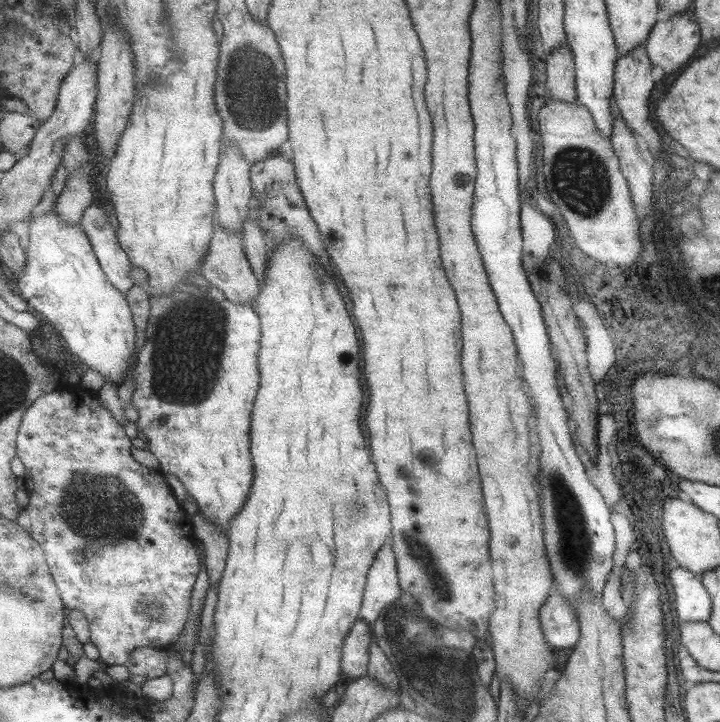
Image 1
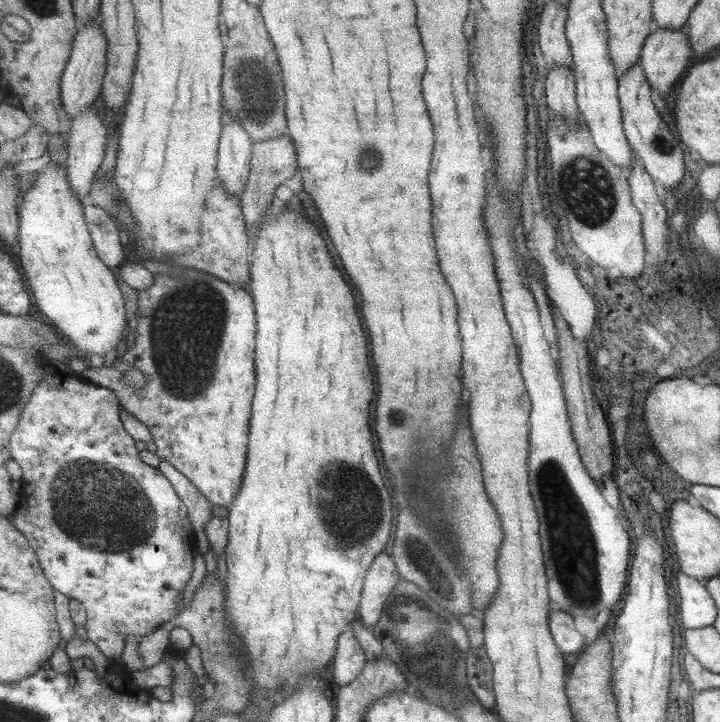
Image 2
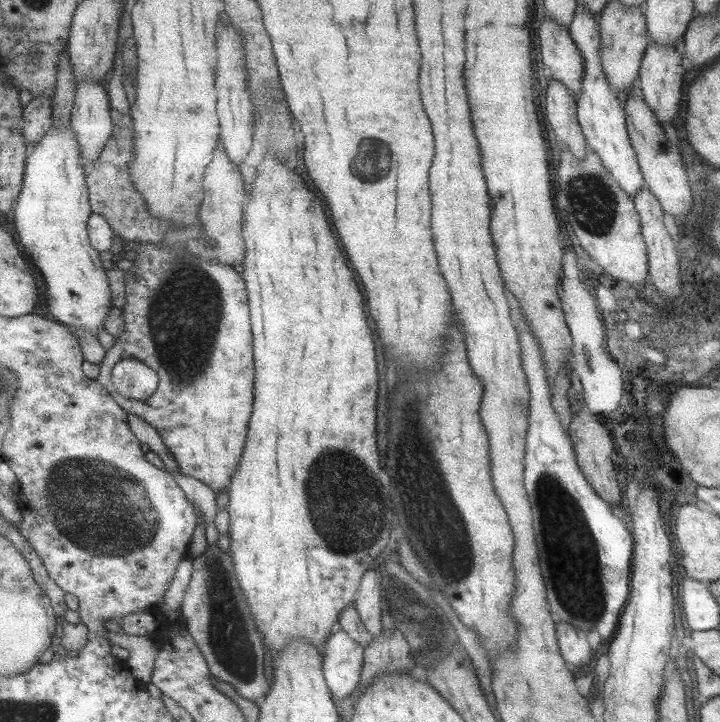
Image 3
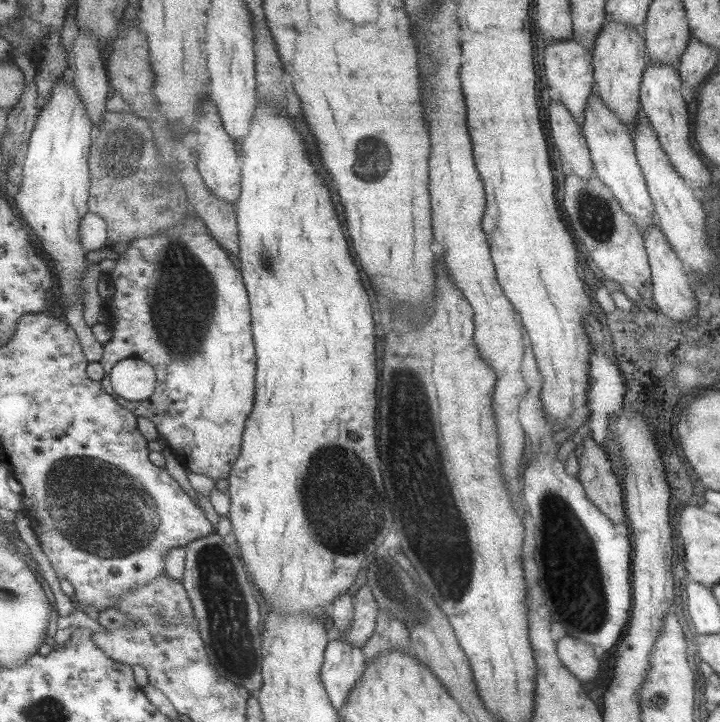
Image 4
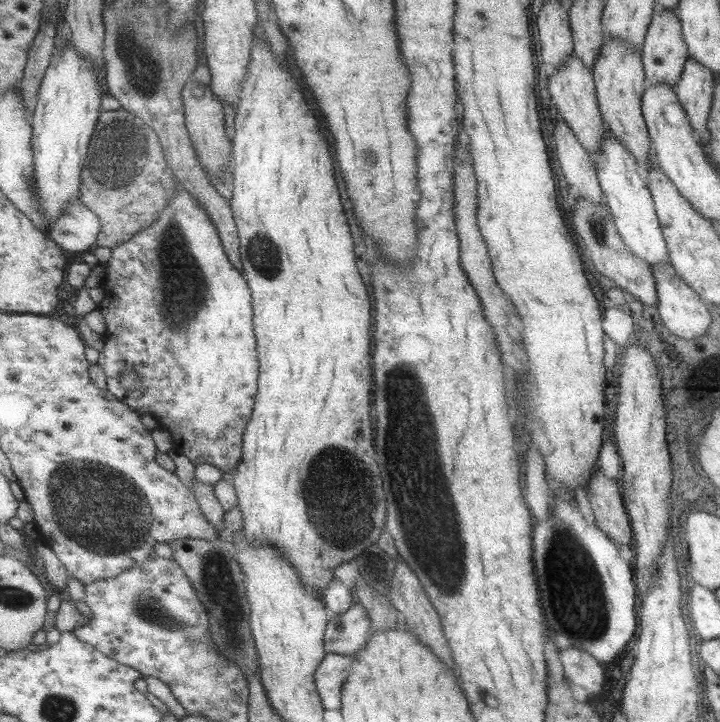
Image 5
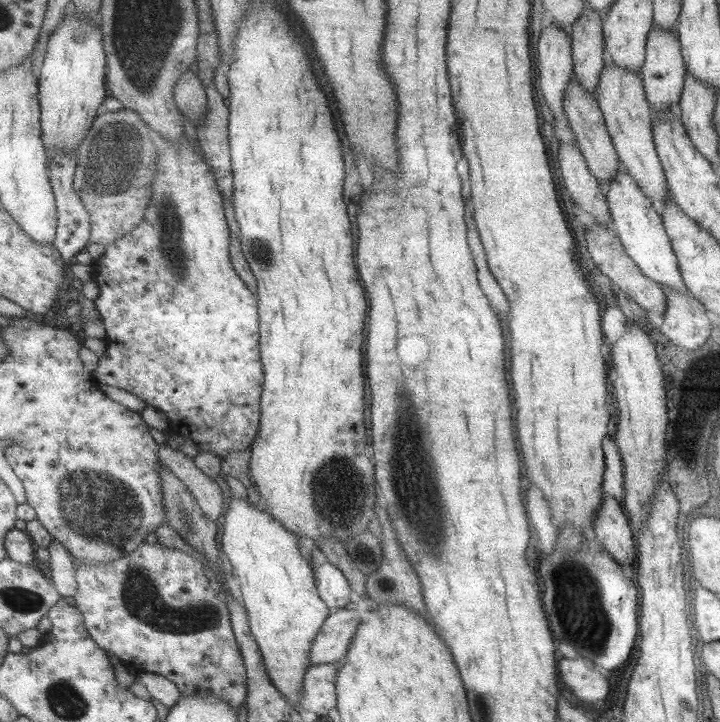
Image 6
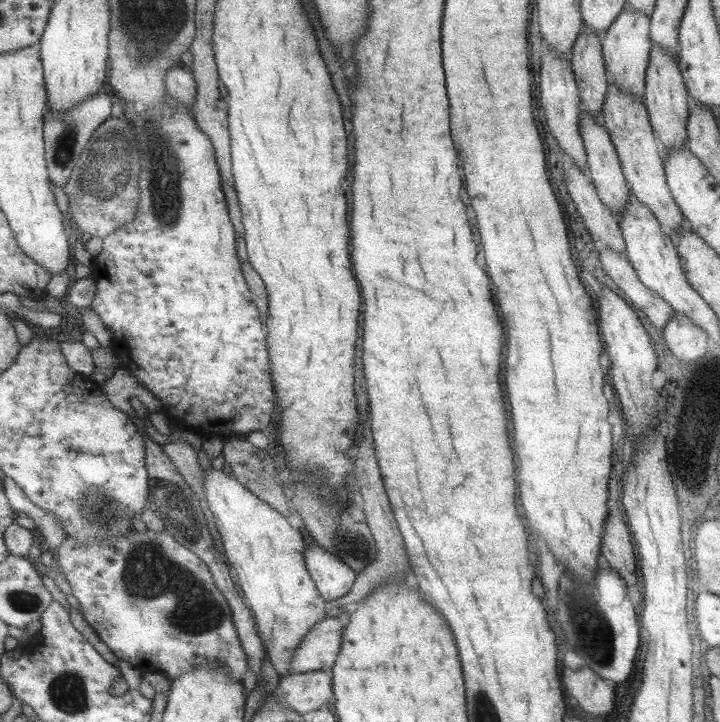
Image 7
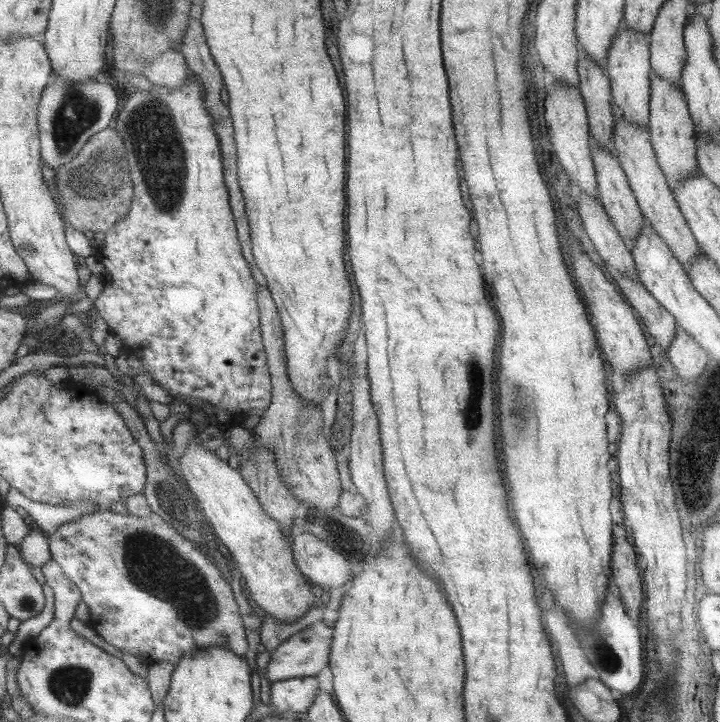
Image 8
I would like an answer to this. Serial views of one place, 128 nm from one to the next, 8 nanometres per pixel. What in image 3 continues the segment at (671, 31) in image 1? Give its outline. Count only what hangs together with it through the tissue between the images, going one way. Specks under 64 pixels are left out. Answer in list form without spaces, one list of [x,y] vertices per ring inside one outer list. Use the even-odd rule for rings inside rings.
[[[650,42],[642,58],[639,70],[638,85],[641,88],[642,98],[648,102],[656,118],[663,125],[673,124],[674,118],[678,118],[678,111],[682,108],[682,88],[684,88],[684,75],[687,68],[682,64],[682,56],[674,46],[660,46],[656,42]]]

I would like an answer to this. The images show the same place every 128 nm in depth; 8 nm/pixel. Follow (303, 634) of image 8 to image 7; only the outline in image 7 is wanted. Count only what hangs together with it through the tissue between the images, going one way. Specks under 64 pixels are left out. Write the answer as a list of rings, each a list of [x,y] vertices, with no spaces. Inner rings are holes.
[[[350,615],[328,616],[304,637],[296,657],[292,659],[292,673],[326,670],[335,674],[336,663],[344,647],[344,633]]]

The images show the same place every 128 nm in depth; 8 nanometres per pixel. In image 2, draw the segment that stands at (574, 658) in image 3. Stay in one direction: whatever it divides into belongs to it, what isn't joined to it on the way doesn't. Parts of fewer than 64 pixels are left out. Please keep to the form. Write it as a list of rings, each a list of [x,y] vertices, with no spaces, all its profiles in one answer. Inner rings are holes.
[[[553,606],[549,619],[552,638],[563,654],[582,653],[588,641],[578,632],[572,614]]]

